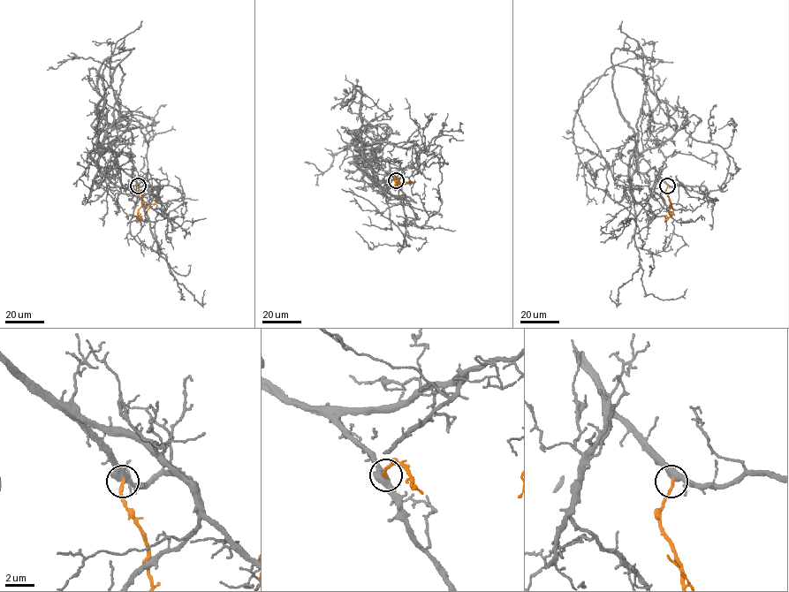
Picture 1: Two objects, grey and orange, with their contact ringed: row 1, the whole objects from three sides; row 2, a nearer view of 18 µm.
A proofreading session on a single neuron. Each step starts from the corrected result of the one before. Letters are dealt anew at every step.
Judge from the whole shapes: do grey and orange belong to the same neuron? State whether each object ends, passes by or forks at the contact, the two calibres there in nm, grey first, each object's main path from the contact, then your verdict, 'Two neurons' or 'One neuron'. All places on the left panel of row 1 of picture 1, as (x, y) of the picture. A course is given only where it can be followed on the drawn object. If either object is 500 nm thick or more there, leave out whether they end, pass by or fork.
At the ring grey forks. At the ring orange ends. Thickness 440 nm (grey) against 240 nm. Course of grey: (139, 185), (98, 159), (139, 127), (145, 187), (94, 182), (84, 205). Course of orange: (139, 185), (141, 205), (138, 218), (132, 216). One neuron

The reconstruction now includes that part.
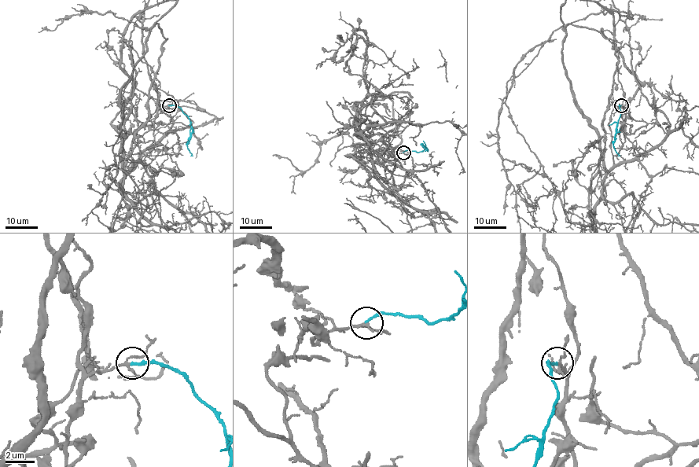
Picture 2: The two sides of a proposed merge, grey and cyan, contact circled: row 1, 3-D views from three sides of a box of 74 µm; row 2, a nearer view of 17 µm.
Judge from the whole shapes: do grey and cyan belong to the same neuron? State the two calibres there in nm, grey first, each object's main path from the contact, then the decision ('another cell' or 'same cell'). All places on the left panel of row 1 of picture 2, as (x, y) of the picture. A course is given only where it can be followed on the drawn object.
140/180 nm | grey via (168, 105), (158, 110), (150, 149), (127, 170), (120, 94), (148, 32), (134, 27), (119, 164), (82, 221) | cyan via (169, 105), (178, 106), (189, 119), (191, 127), (187, 148), (193, 156) | same cell

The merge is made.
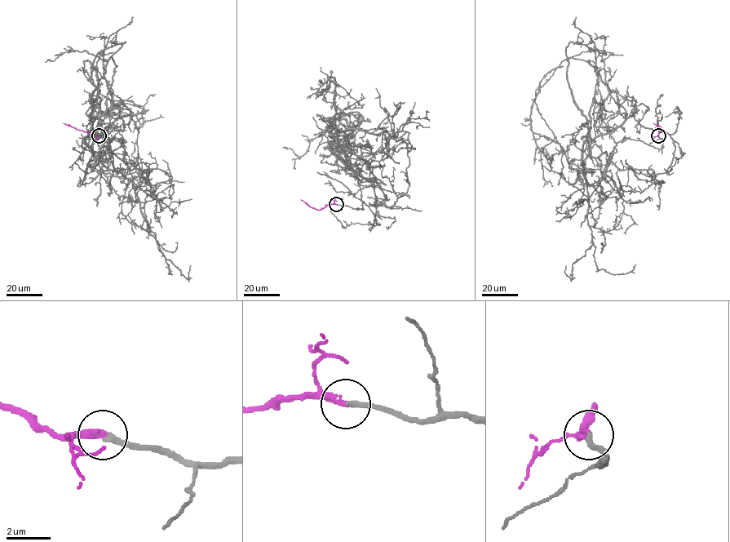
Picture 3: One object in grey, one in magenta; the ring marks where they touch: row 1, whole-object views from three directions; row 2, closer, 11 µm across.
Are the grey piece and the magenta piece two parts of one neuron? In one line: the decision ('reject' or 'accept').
accept

